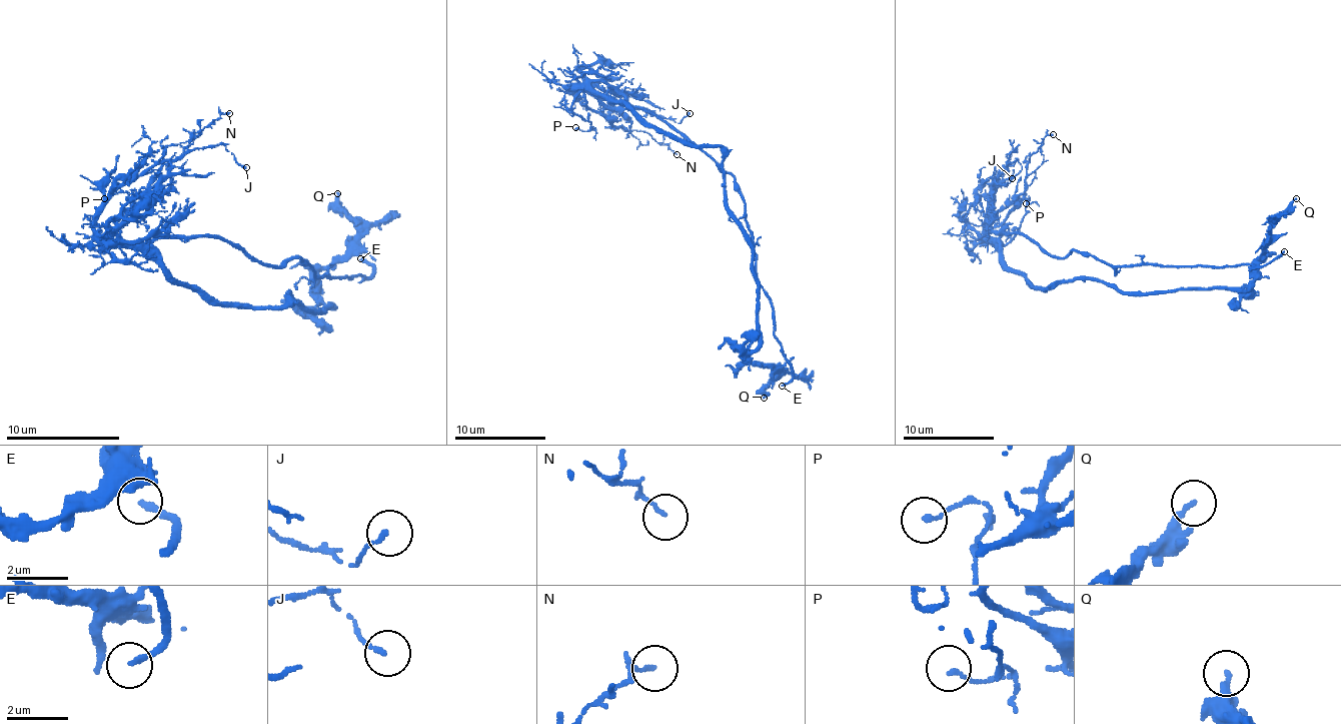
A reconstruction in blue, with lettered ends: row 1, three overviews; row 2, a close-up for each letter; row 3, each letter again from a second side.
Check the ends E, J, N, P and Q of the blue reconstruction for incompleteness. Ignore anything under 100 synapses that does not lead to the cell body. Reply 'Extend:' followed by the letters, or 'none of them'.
Extend: E

